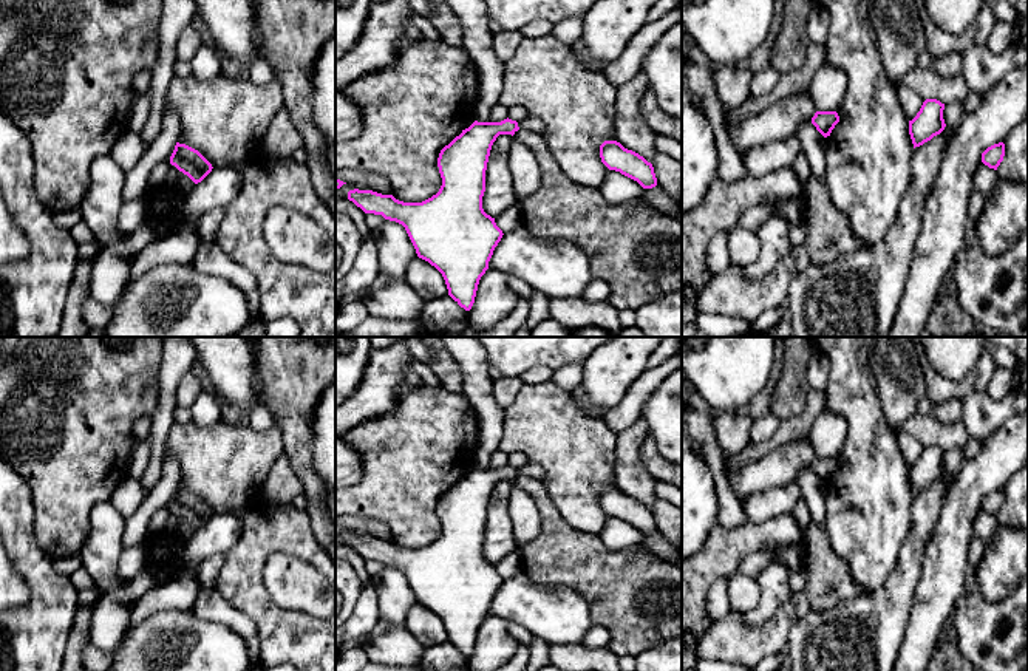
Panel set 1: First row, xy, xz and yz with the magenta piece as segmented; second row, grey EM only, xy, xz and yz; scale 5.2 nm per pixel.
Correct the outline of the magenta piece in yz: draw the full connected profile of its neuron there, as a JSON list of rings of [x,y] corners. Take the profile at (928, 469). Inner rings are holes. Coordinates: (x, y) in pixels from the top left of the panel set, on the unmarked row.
[[[926,445],[923,448],[917,462],[909,467],[909,481],[914,495],[923,492],[945,476],[943,456],[945,450],[937,445]]]

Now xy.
[[[179,489],[175,492],[170,510],[187,521],[195,530],[201,529],[213,515],[198,496]]]

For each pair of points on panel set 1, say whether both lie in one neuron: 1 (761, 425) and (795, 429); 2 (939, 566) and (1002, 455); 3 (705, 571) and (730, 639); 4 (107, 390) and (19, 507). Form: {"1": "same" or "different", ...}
{"1": "different", "2": "same", "3": "different", "4": "different"}

